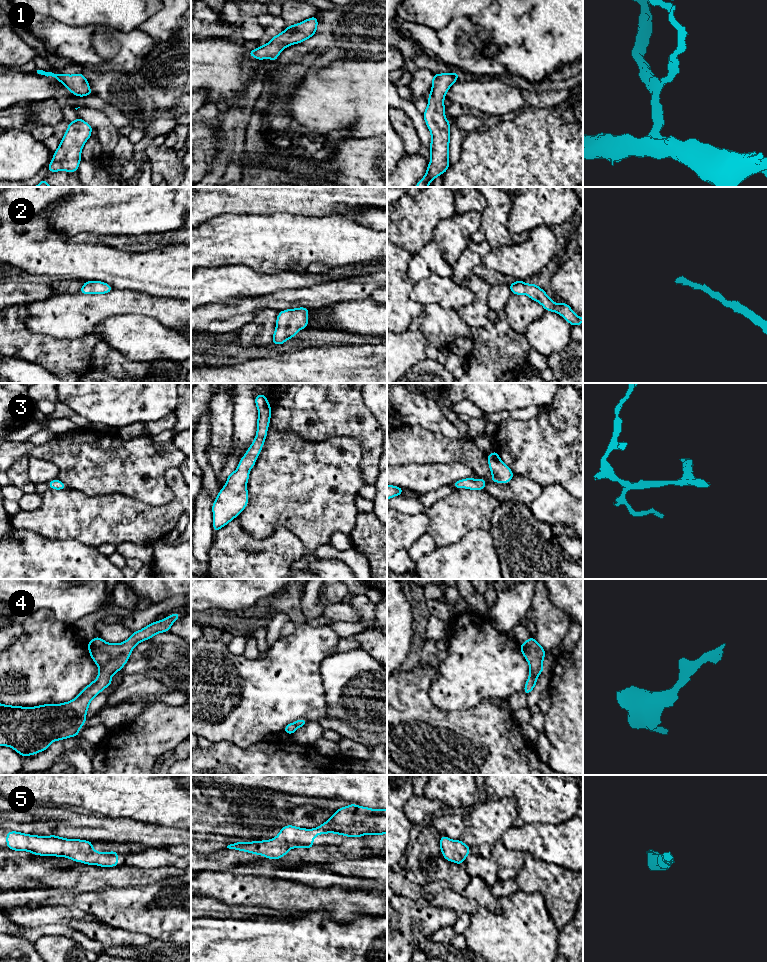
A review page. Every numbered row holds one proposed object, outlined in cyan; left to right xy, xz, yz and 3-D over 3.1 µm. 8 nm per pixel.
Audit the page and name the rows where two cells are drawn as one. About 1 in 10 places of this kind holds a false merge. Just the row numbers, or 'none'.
none

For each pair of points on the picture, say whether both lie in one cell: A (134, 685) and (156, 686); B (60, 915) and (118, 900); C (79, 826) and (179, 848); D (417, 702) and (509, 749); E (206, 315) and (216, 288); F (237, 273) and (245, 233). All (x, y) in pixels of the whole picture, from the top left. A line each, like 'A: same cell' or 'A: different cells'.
A: same cell
B: different cells
C: same cell
D: same cell
E: different cells
F: different cells

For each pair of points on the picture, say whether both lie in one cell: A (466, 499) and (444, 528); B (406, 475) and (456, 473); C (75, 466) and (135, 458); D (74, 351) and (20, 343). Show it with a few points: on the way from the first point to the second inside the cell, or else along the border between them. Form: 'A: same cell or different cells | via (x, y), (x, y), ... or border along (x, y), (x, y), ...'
A: same cell | via (465, 506), (450, 521)
B: same cell | via (418, 475), (444, 473)
C: same cell | via (90, 464), (120, 464)
D: same cell | via (61, 351), (47, 351), (33, 347)

